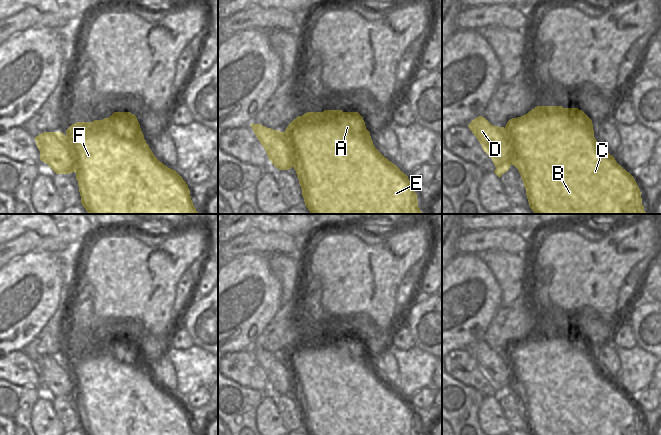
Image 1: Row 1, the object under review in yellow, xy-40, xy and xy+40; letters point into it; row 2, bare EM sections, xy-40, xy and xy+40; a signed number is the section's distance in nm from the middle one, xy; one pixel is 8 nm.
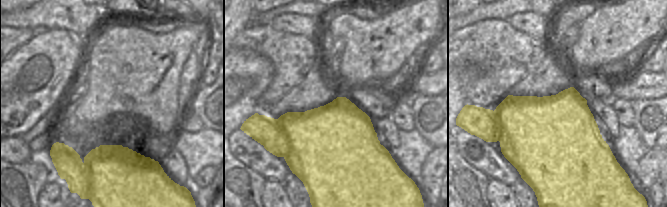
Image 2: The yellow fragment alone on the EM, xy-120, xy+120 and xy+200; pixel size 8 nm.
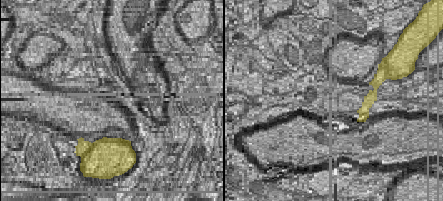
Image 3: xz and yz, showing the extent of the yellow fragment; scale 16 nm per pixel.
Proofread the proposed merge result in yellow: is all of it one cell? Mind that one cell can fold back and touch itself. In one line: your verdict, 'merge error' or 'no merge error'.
no merge error

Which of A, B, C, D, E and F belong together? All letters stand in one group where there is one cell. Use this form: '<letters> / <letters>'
A B C D E F

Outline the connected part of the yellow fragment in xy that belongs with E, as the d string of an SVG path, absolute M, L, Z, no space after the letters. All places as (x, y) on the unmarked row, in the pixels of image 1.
M307 336L294 343L284 356L261 348L252 347L250 350L276 392L294 392L309 435L420 435L417 418L408 400L375 372L358 336Z

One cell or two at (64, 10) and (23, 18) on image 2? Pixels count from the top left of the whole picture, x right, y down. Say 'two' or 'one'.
one

